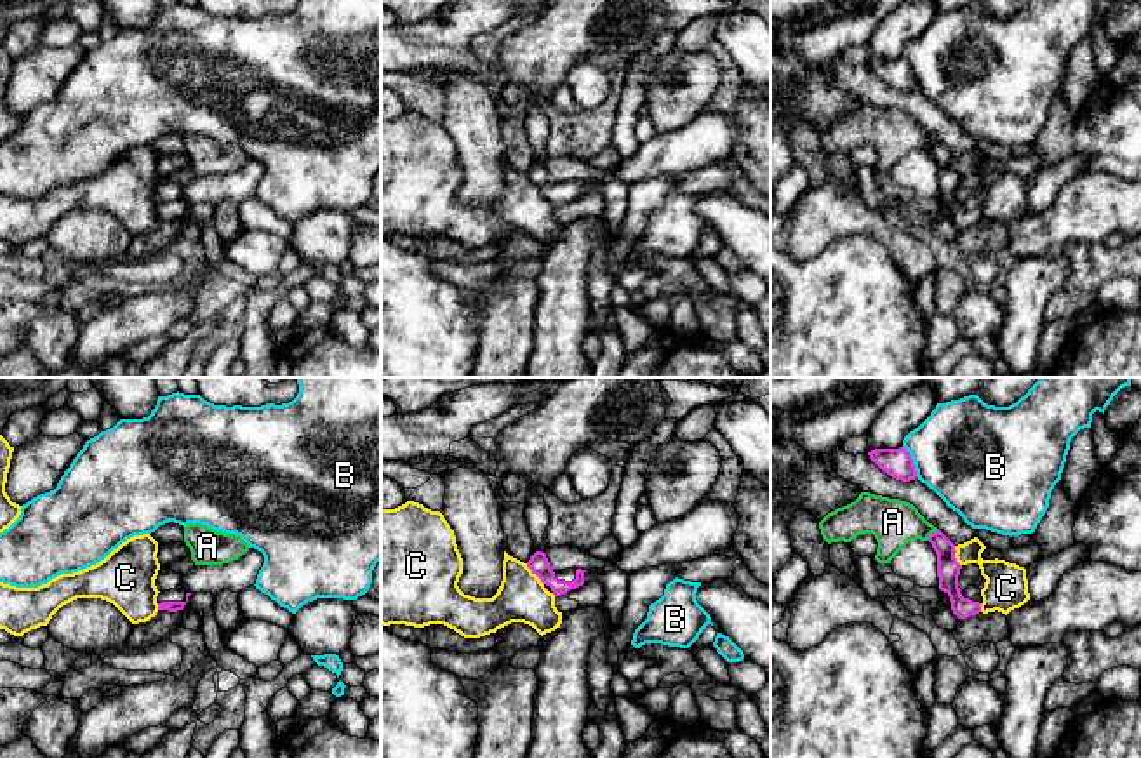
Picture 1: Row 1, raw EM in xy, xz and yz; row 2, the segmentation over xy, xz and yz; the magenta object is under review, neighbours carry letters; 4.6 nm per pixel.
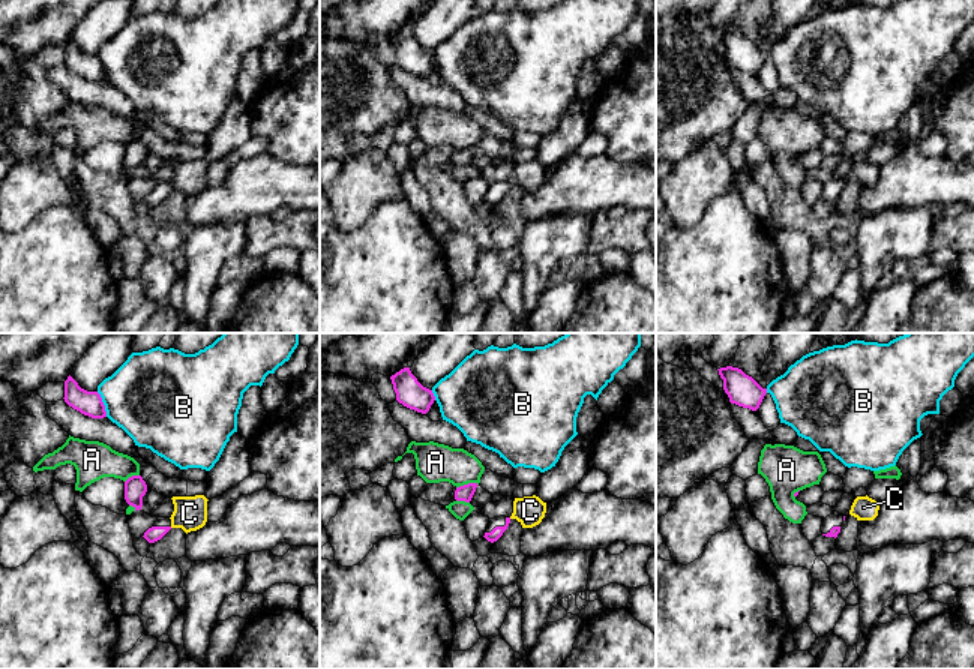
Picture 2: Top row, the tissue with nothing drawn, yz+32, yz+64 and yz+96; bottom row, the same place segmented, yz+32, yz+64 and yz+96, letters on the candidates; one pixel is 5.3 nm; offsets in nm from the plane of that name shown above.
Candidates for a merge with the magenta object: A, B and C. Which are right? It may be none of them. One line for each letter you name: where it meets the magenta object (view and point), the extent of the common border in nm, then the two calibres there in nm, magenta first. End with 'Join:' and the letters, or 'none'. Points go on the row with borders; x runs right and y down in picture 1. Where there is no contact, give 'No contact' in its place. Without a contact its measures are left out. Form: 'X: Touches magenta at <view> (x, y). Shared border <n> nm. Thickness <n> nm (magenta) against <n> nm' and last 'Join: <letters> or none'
Join: none

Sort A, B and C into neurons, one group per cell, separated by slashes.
A / B / C

